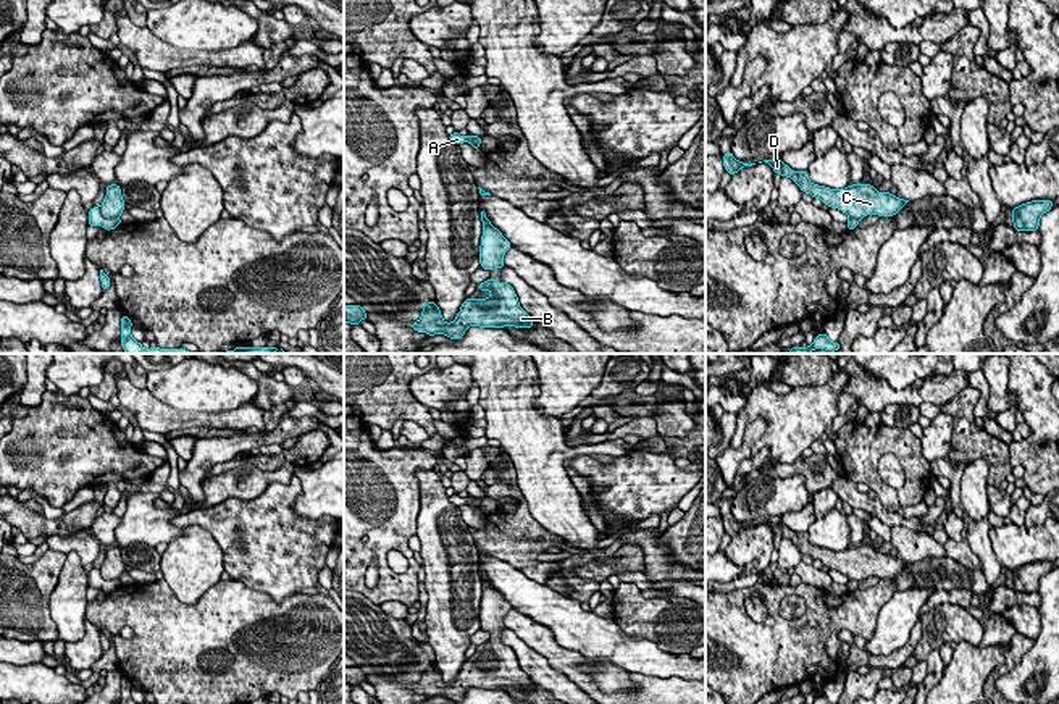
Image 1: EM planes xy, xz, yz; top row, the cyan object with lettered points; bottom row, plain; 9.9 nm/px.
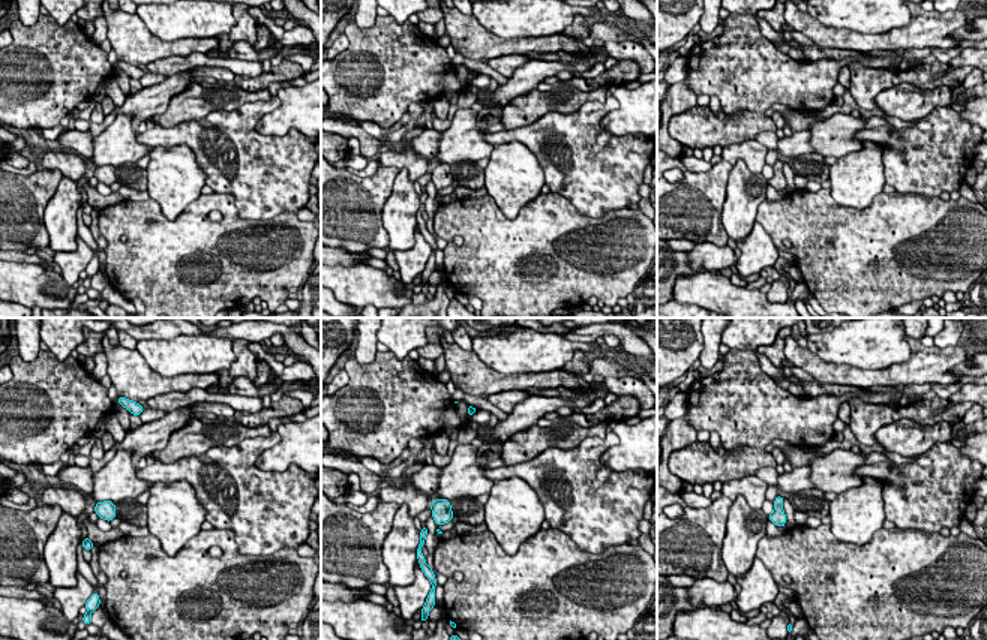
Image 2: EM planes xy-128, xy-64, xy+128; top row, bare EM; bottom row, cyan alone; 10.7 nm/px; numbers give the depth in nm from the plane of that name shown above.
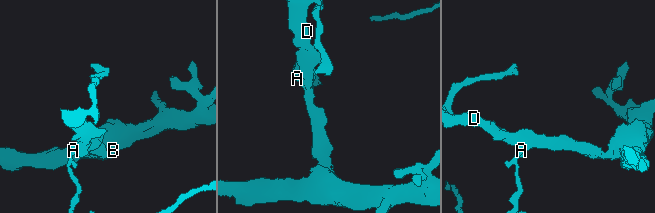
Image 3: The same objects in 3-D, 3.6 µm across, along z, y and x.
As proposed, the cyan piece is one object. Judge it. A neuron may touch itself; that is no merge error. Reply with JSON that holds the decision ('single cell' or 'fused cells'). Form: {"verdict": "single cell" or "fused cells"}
{"verdict": "fused cells"}

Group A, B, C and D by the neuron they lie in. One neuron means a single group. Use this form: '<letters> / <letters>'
A / B C D

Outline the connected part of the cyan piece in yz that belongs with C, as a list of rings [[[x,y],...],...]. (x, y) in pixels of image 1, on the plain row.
[[[778,520],[764,522],[780,534],[781,539],[791,539],[802,554],[820,560],[830,570],[838,570],[849,580],[865,580],[867,576],[893,578],[909,564],[893,557],[891,554],[878,554],[872,546],[851,546],[844,551],[830,551],[809,543],[807,533],[794,533]]]

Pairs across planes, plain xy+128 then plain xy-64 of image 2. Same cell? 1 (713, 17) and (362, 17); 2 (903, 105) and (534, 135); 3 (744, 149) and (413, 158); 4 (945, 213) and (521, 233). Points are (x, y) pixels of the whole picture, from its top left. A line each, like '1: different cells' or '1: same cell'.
1: same cell
2: different cells
3: same cell
4: same cell

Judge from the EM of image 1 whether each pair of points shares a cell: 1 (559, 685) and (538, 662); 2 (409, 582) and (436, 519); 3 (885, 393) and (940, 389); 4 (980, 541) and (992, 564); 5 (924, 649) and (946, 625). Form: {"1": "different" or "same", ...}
{"1": "same", "2": "different", "3": "same", "4": "same", "5": "same"}

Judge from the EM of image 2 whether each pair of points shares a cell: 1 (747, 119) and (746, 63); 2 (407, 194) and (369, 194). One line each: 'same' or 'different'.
1: different
2: different

